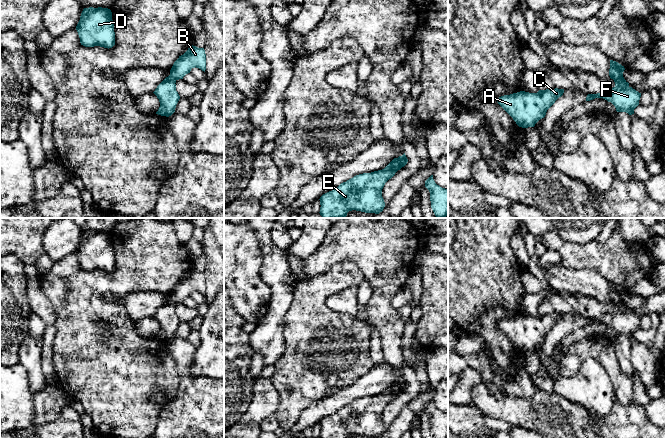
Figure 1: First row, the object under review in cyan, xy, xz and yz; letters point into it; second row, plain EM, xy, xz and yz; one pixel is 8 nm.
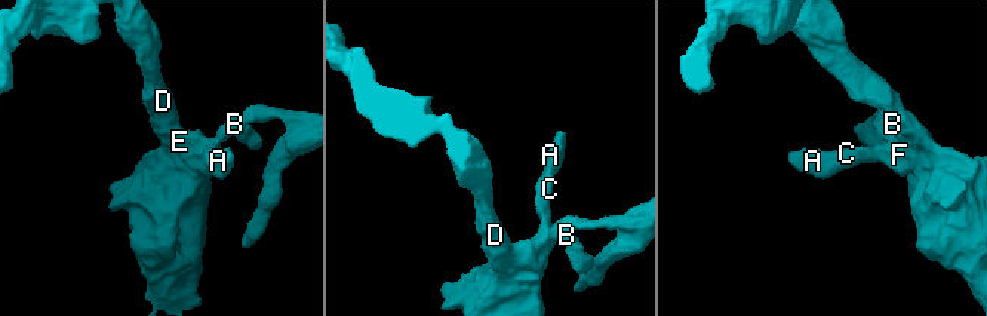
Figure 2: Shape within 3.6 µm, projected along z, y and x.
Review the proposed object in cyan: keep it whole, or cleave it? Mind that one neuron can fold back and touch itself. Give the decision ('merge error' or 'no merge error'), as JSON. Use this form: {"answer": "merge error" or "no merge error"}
{"answer": "merge error"}

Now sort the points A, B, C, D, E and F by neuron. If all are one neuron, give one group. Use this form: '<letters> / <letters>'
A C D E F / B

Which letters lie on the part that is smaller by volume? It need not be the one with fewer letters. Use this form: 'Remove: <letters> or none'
Remove: A, C, D, E, F

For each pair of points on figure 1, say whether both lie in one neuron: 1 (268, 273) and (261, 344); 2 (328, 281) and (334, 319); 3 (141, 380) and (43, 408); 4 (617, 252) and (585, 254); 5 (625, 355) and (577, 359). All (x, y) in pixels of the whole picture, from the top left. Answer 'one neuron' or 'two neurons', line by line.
1: one neuron
2: one neuron
3: two neurons
4: one neuron
5: two neurons

